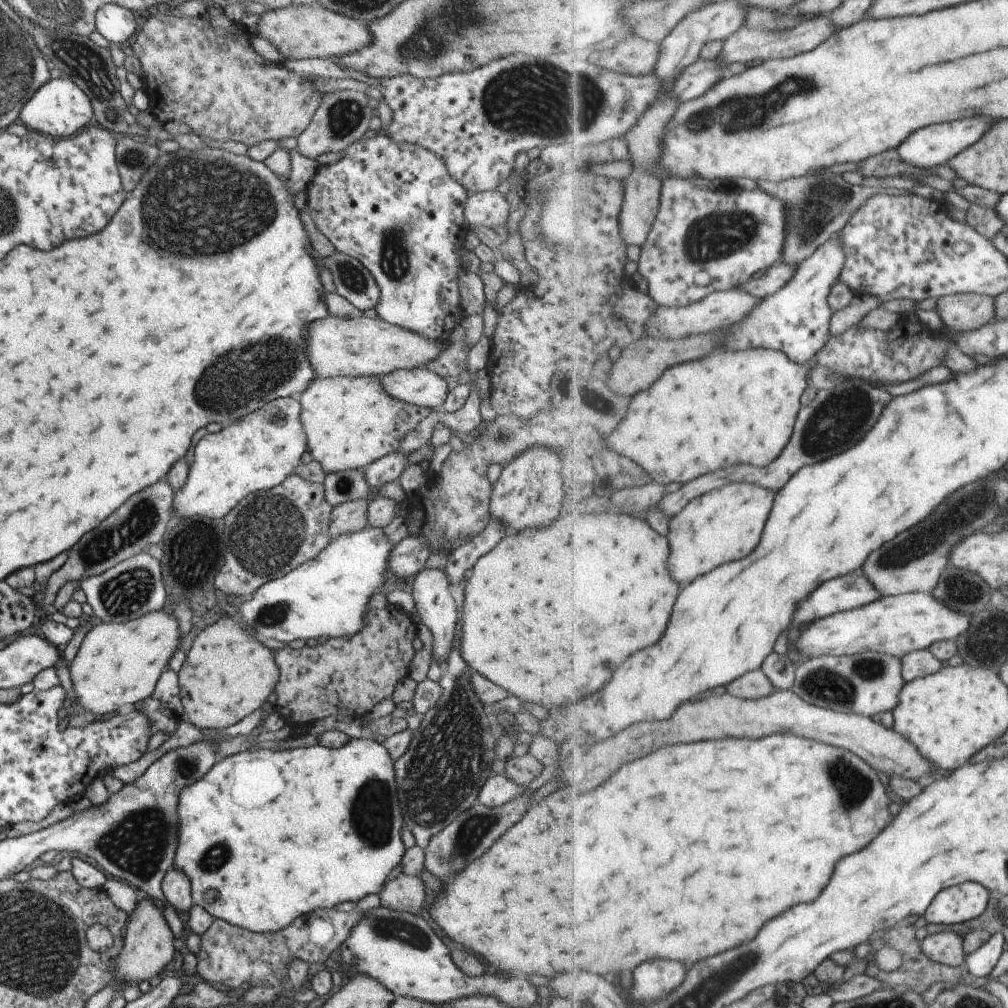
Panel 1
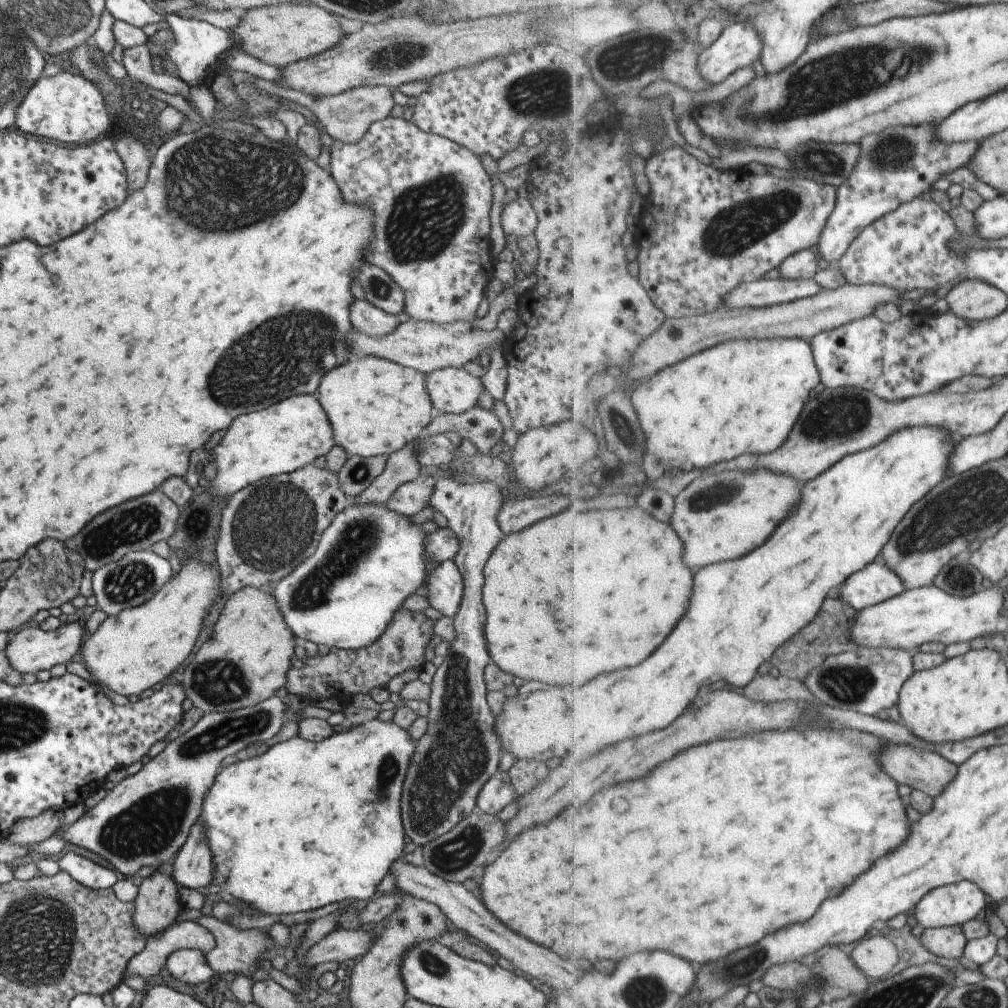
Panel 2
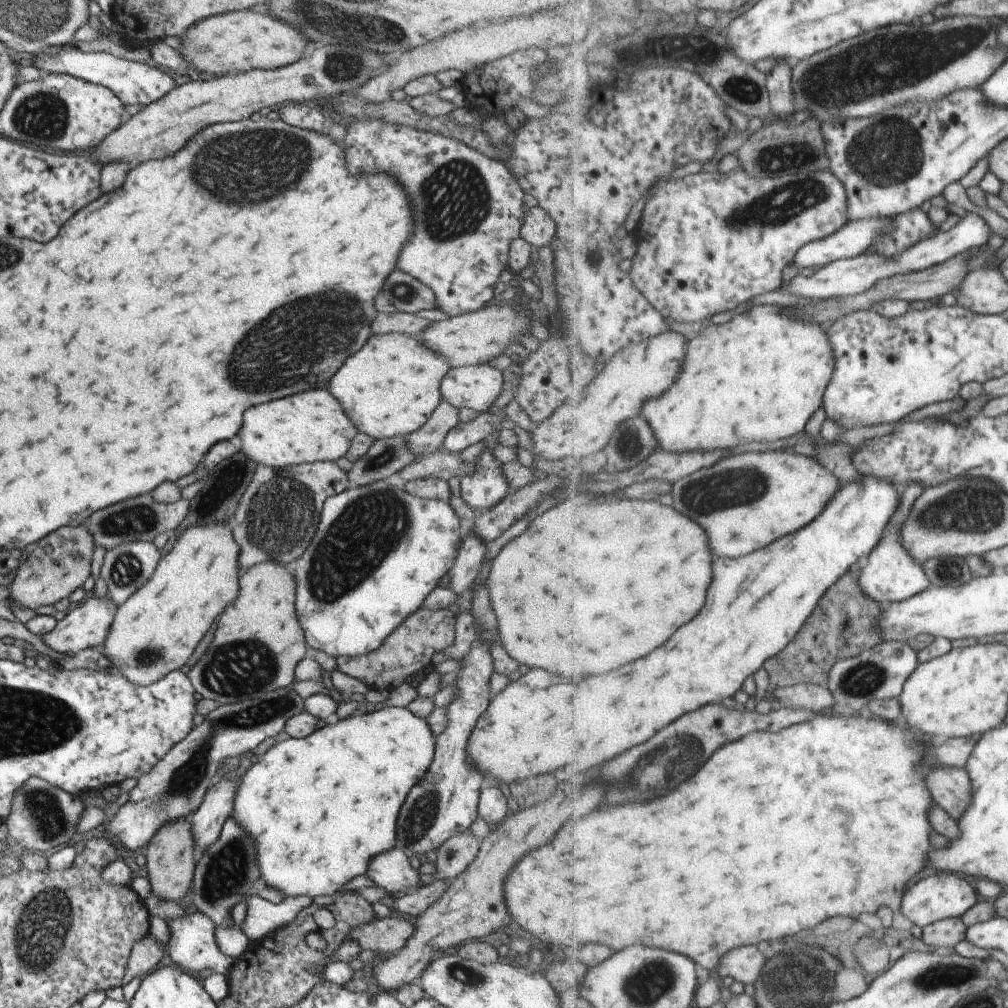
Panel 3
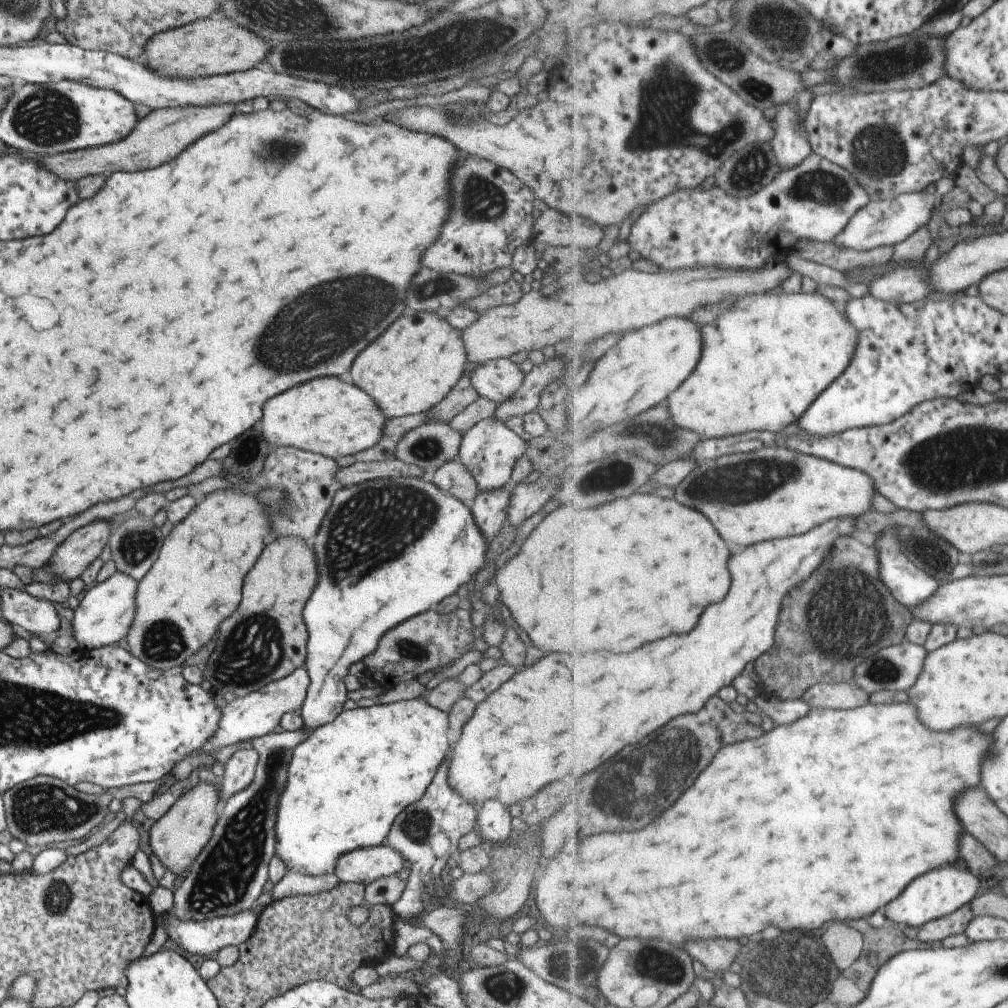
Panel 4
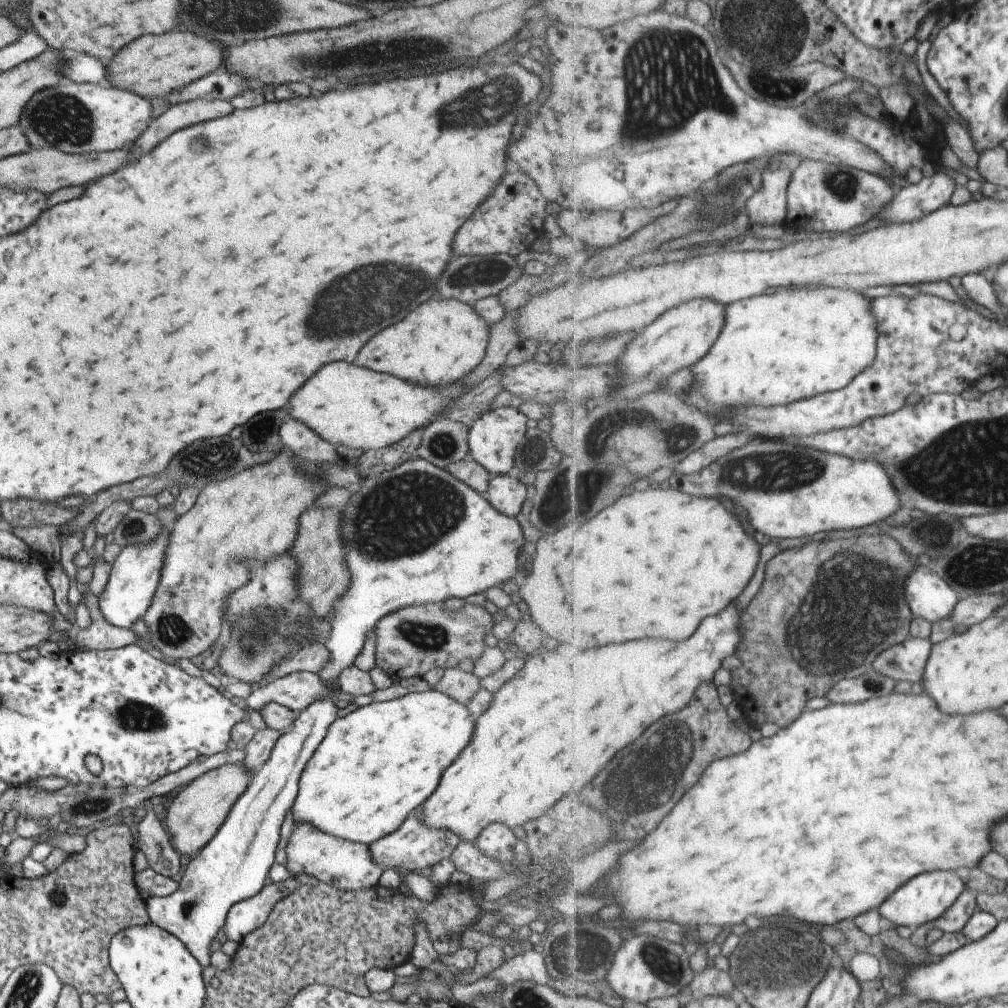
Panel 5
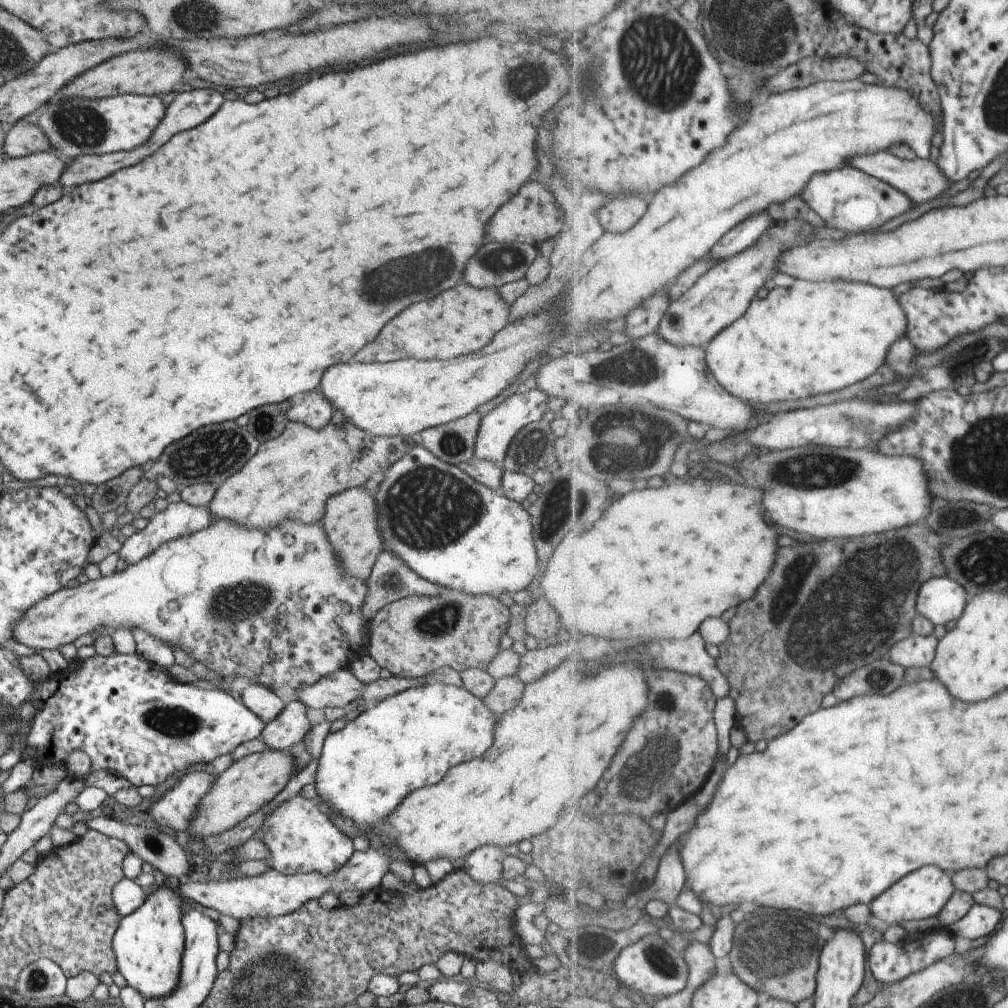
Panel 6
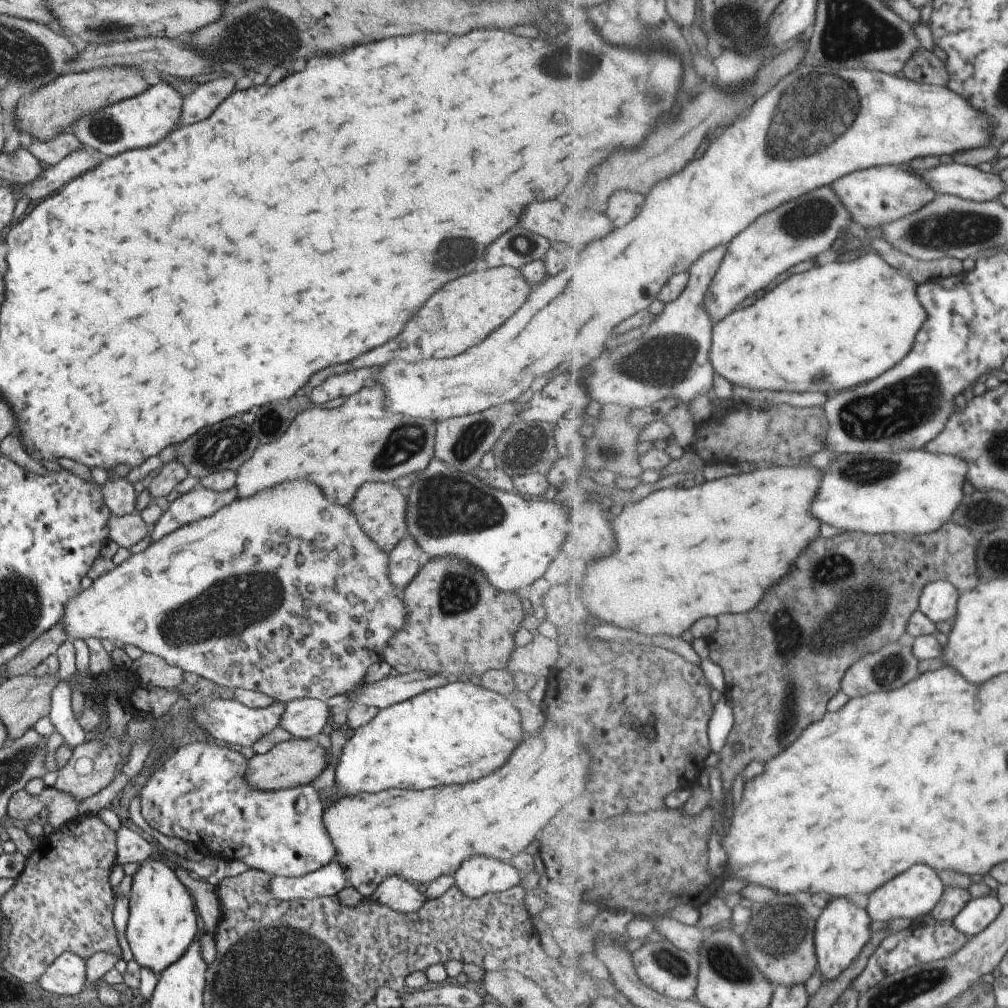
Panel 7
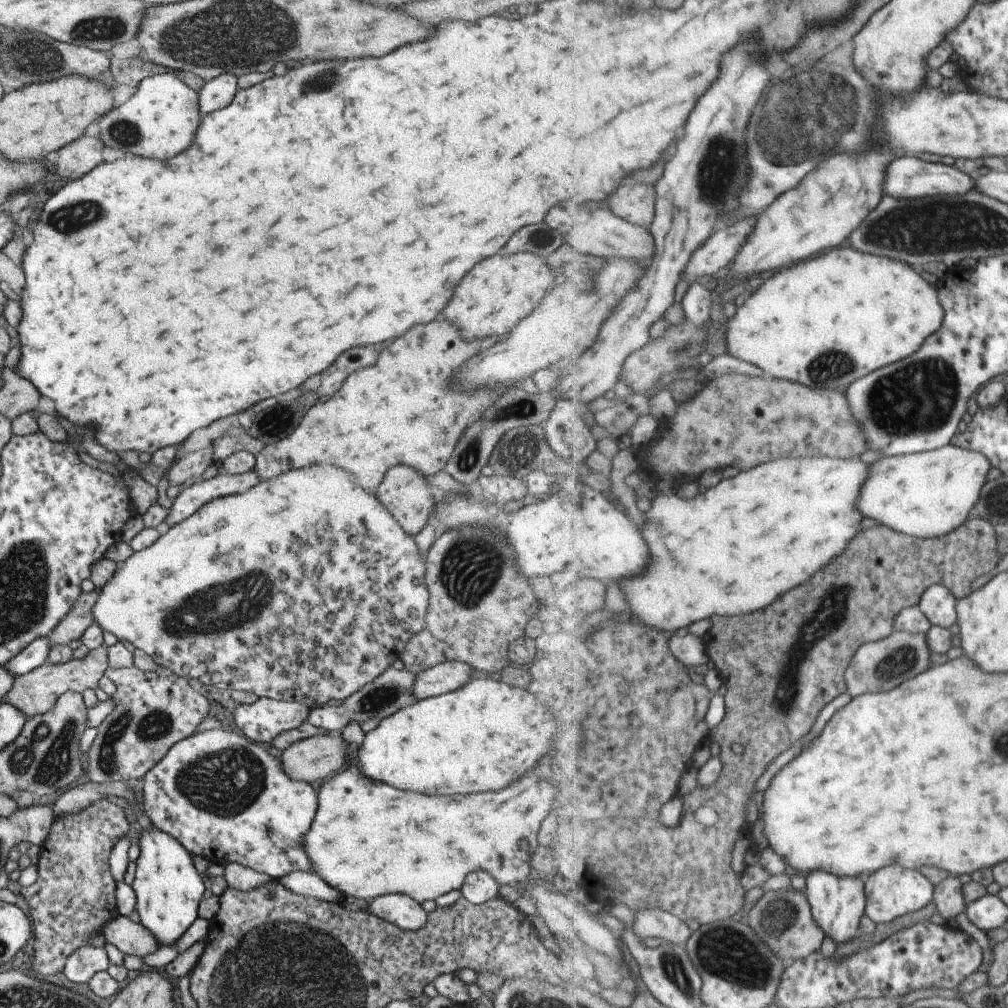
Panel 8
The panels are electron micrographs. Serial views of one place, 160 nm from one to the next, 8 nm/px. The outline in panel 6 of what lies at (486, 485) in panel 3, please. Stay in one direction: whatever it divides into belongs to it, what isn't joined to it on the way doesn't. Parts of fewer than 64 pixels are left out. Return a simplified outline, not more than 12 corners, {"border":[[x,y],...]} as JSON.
{"border":[[516,394],[480,418],[474,456],[500,465],[520,428],[543,418],[546,394]]}

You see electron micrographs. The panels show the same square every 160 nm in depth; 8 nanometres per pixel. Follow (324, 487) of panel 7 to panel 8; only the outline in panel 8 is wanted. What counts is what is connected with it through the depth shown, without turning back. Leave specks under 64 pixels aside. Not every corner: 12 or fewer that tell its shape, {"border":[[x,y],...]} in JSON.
{"border":[[417,324],[254,454],[261,481],[327,462],[373,491],[445,470],[507,394],[447,380],[487,336]]}

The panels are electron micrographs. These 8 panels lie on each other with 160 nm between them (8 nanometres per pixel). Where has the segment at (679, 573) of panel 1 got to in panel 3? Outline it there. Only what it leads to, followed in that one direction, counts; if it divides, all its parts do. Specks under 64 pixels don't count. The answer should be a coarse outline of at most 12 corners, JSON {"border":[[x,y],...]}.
{"border":[[729,455],[674,483],[719,558],[811,524],[842,487],[813,457]]}

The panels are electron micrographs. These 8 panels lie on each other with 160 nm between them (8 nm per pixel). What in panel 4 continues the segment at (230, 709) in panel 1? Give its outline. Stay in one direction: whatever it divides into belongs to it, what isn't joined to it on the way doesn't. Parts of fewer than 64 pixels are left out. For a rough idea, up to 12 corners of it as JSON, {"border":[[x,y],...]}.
{"border":[[283,535],[245,576],[202,676],[236,697],[306,660],[311,542]]}

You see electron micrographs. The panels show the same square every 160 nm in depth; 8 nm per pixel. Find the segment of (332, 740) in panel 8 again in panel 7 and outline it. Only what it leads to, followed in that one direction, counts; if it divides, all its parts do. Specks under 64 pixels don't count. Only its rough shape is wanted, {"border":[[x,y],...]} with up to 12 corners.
{"border":[[291,737],[250,758],[244,779],[259,790],[315,780],[325,750]]}

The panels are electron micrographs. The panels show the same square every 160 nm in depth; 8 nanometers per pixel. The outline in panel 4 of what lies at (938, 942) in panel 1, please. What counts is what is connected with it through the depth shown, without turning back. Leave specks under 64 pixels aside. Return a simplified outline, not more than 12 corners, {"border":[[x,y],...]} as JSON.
{"border":[[967,904],[923,924],[915,939],[929,943],[965,933],[974,917]]}

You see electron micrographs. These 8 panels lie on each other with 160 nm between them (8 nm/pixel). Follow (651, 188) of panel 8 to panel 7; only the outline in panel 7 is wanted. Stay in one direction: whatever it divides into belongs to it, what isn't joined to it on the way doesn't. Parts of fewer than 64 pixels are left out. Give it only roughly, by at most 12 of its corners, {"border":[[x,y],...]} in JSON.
{"border":[[619,190],[604,210],[621,228],[643,210],[643,193]]}

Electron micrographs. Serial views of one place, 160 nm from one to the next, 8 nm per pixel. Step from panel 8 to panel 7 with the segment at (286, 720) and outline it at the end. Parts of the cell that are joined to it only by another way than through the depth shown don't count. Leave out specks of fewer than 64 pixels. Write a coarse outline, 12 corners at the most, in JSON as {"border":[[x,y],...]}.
{"border":[[200,700],[195,724],[215,742],[251,746],[277,727],[282,701],[249,708]]}

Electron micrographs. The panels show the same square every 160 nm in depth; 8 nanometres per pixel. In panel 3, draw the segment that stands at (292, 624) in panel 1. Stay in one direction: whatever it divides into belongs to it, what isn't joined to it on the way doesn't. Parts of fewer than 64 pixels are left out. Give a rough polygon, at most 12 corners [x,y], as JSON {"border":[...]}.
{"border":[[448,501],[322,504],[292,564],[306,646],[376,649],[448,574]]}

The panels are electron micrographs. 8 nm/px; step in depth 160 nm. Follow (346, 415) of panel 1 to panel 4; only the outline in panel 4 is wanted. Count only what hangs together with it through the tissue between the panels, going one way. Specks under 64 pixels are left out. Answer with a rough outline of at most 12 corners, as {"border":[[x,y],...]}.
{"border":[[405,311],[345,377],[390,418],[439,404],[461,378],[462,332]]}

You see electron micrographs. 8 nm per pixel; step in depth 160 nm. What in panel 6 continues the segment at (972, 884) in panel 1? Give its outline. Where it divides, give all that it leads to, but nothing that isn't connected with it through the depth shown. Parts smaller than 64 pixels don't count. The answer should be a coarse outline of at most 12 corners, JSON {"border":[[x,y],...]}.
{"border":[[925,866],[870,904],[889,925],[938,917],[952,874]]}

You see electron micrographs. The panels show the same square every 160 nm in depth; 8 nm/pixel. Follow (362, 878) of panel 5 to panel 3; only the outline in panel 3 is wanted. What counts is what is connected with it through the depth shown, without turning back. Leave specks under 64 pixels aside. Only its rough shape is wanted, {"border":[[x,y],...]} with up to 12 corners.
{"border":[[390,848],[368,860],[366,874],[392,896],[412,892],[418,870]]}

